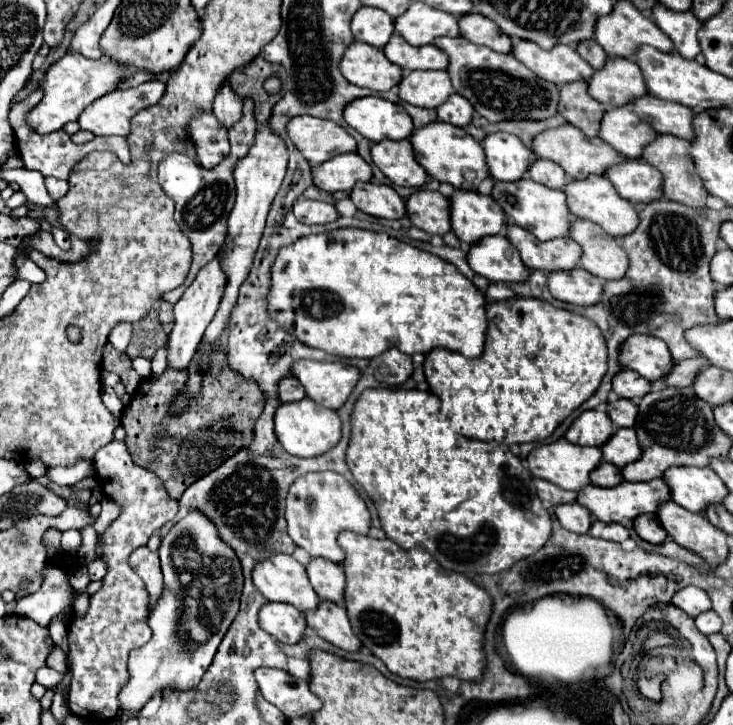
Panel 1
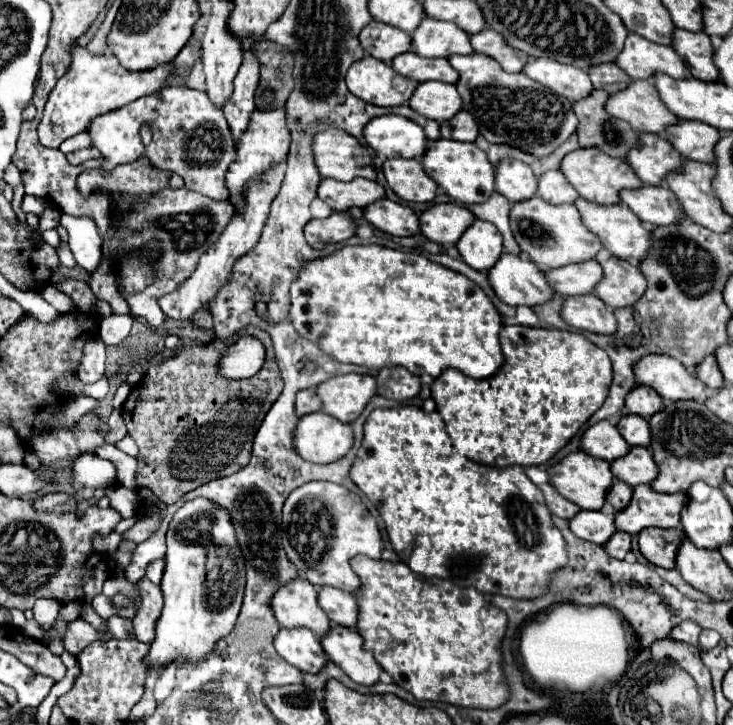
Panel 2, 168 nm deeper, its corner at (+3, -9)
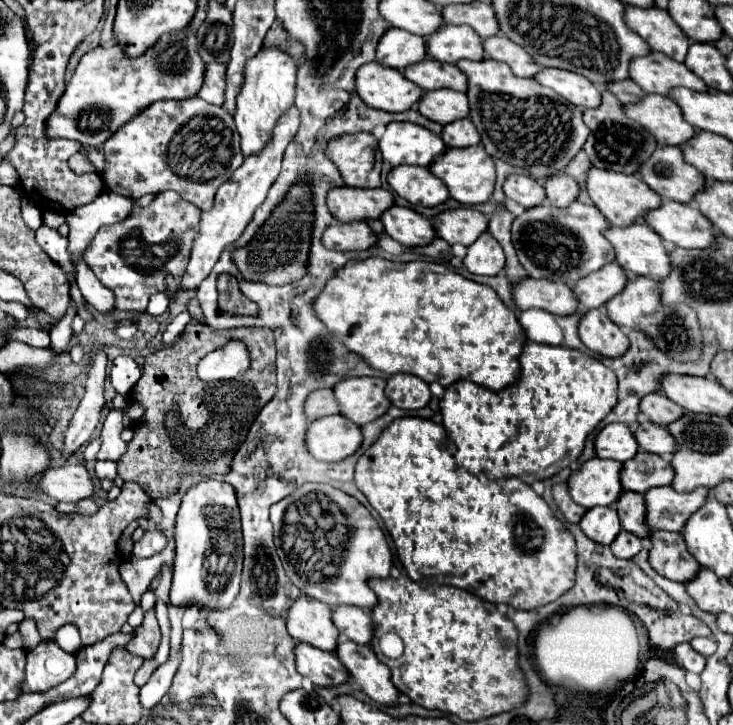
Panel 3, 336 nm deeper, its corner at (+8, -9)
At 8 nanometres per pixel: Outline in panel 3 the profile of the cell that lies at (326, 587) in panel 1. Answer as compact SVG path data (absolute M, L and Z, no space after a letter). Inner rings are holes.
M338 606L334 610L334 624L346 640L352 640L358 646L370 646L374 634L372 616L360 608Z

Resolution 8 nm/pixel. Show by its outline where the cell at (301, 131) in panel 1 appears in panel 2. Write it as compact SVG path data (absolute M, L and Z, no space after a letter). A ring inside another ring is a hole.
M323 130L313 136L313 158L319 174L353 180L357 176L375 180L375 170L369 152L343 130Z

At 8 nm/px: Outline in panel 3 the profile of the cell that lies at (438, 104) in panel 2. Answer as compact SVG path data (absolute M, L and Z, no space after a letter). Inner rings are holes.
M432 90L424 94L424 100L418 102L418 112L442 126L462 120L470 114L468 96L452 90Z

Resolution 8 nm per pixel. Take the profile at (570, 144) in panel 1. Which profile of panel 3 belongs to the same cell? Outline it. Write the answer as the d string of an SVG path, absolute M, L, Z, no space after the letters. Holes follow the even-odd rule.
M594 166L588 172L588 192L590 192L590 198L594 200L594 204L598 206L598 210L608 218L608 222L612 226L632 226L632 224L644 220L644 216L650 210L656 210L662 206L660 194L650 190L648 184L640 176L616 174L616 172L600 170Z

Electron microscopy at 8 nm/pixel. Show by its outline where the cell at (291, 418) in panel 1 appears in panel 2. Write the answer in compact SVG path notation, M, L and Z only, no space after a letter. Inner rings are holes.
M313 412L313 414L301 416L295 430L293 430L293 448L307 462L329 464L337 458L343 458L349 452L351 446L353 446L351 426L343 424L343 422L337 422L337 418L333 418L325 412Z

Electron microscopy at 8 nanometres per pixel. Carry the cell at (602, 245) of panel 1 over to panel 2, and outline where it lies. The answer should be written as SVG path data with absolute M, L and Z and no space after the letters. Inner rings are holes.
M617 256L601 262L603 278L595 286L595 294L613 308L631 306L645 292L645 278L635 262Z

